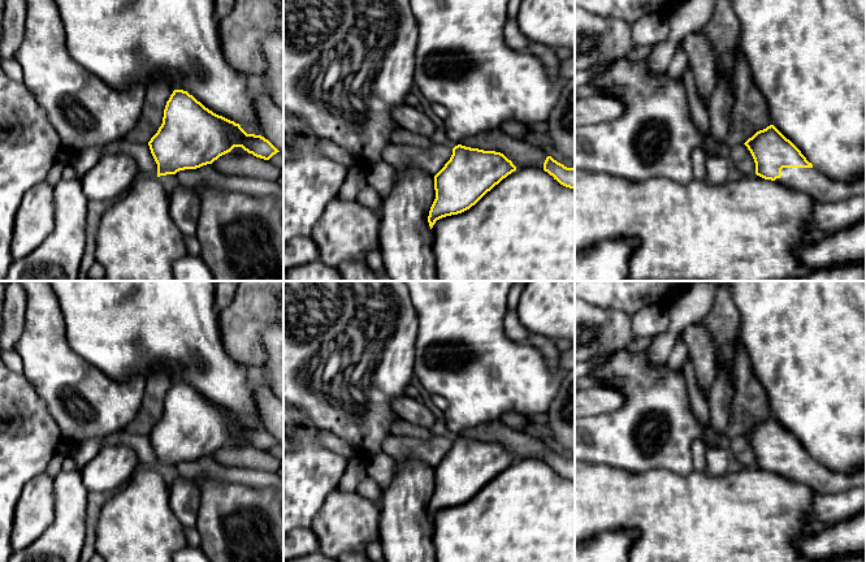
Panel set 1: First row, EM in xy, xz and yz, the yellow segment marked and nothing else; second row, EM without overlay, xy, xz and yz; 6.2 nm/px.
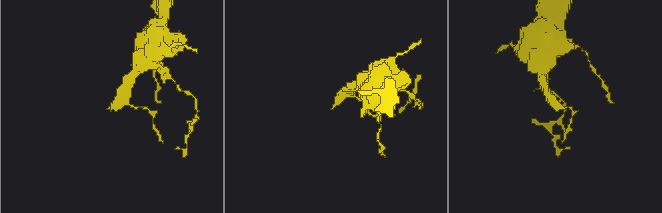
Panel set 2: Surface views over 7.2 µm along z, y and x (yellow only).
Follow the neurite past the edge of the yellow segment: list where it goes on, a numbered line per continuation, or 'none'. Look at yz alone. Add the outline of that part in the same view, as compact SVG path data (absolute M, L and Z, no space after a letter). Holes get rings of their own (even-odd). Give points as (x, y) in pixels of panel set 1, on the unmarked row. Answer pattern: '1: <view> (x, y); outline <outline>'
1: yz (812, 472); outline M783 459L781 468L775 472L823 494L836 494L857 487L866 488L866 467L853 474L843 474L815 459Z

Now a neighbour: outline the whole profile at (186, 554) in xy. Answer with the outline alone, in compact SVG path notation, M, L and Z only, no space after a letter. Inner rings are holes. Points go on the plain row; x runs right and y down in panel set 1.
M185 546L176 552L173 562L209 562L200 548Z

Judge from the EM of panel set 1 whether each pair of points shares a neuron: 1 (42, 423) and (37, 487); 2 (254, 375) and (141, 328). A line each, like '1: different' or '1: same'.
1: different
2: different

